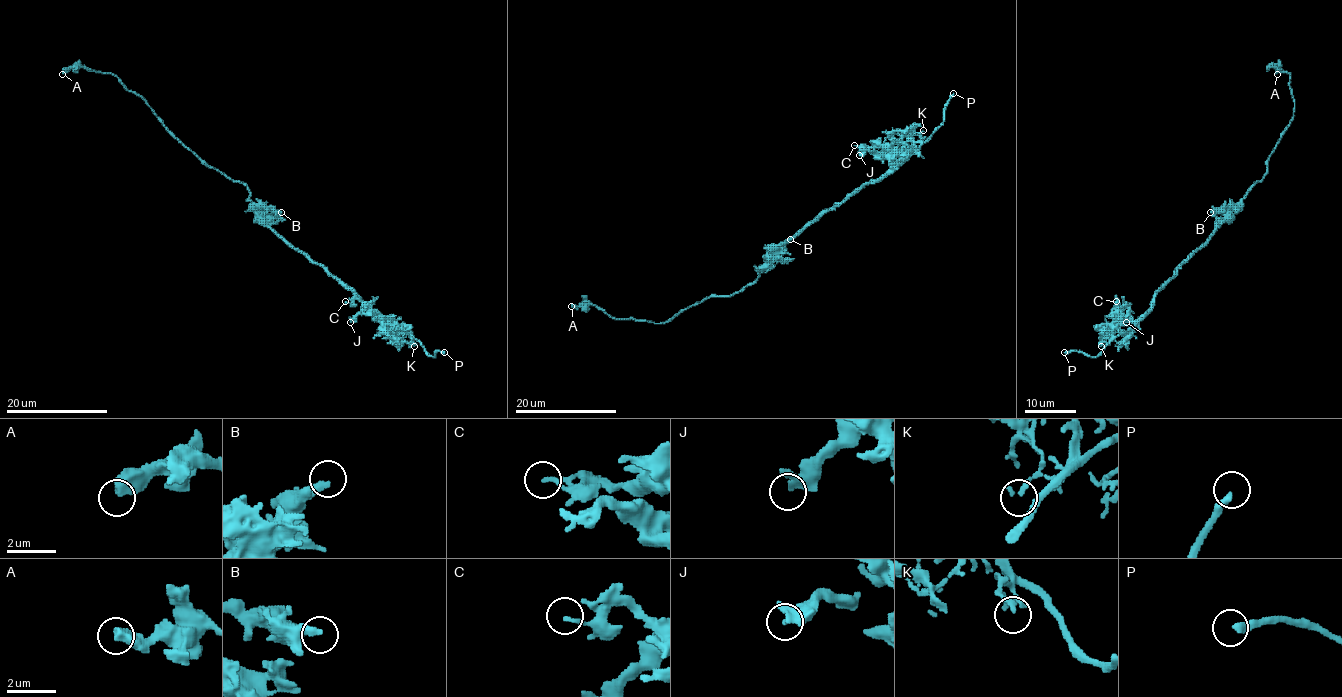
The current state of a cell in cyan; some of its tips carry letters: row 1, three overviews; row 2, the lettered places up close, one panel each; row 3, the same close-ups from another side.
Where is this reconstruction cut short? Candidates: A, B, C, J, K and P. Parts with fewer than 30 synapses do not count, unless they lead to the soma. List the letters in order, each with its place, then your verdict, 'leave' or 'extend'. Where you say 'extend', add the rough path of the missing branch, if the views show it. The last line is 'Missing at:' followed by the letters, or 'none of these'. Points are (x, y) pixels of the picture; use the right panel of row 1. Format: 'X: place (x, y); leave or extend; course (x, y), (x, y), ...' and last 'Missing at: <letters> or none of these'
A: place (1277, 74); leave
B: place (1210, 212); leave
C: place (1116, 301); leave
J: place (1126, 322); leave
K: place (1101, 346); leave
P: place (1064, 352); extend; course (1064, 352), (1051, 342), (1027, 342), (1019, 350), (1025, 397)
Missing at: P

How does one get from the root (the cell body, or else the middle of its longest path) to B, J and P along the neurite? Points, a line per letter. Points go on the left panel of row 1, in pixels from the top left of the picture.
B: (262, 219), (265, 210), (281, 212)
J: (262, 219), (295, 248), (346, 284), (382, 318), (381, 321), (365, 308), (350, 322)
P: (262, 219), (295, 248), (346, 284), (373, 310), (400, 331), (410, 333), (432, 356), (437, 351), (444, 352)

